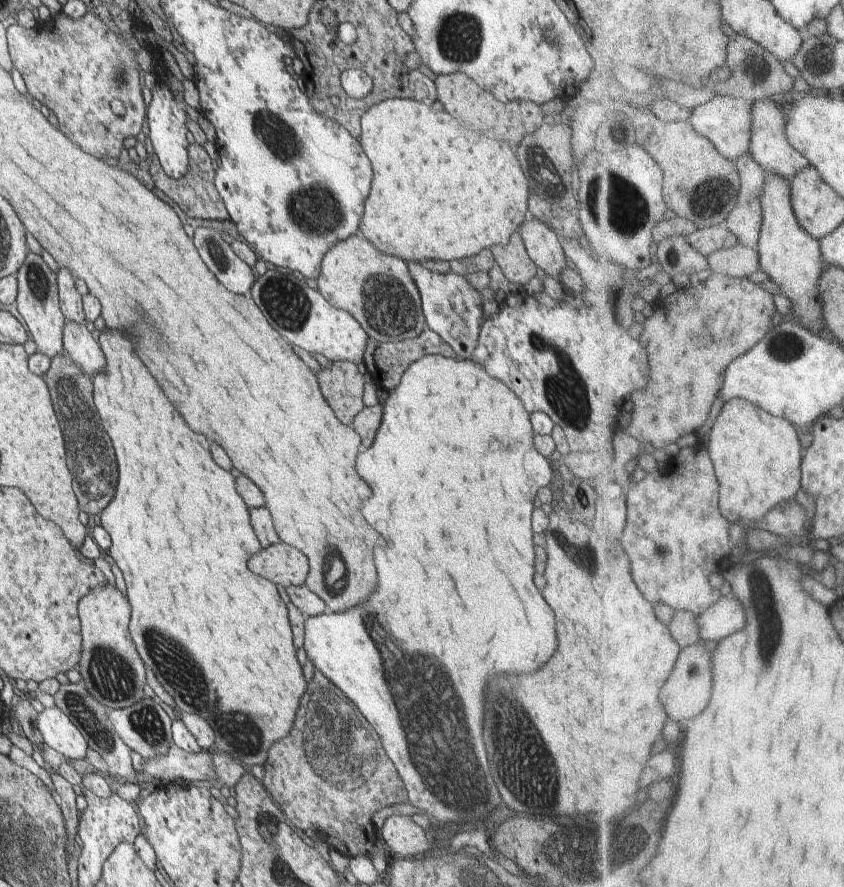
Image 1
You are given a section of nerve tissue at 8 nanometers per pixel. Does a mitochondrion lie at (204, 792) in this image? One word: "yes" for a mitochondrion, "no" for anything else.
no

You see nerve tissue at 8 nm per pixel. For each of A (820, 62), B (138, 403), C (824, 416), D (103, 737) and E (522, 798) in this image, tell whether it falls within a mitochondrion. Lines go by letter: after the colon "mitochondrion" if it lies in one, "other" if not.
A: mitochondrion
B: other
C: other
D: mitochondrion
E: mitochondrion

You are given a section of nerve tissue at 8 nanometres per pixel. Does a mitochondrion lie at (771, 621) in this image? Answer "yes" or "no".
yes

